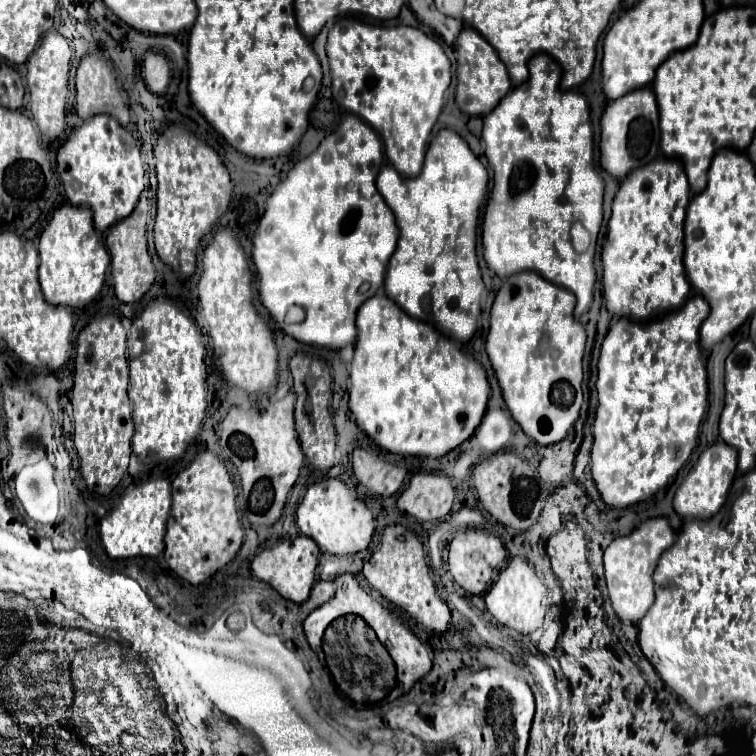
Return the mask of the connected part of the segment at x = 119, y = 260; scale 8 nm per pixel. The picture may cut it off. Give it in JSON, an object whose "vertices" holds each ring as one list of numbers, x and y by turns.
{"vertices":[[142,198,138,202,138,208,126,218,114,224,106,234,106,248,112,256,112,276,114,276,114,292,120,302,136,302,140,300,148,288,152,286,156,278,156,268,148,254,148,242,146,242,146,222,150,216,150,202]]}

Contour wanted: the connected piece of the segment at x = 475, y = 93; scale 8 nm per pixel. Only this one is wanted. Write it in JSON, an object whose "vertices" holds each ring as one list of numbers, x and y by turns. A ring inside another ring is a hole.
{"vertices":[[466,26,456,40,456,62,458,62,458,86,456,104,470,116,486,116,512,88,506,66,498,58,496,50,484,40,480,32]]}

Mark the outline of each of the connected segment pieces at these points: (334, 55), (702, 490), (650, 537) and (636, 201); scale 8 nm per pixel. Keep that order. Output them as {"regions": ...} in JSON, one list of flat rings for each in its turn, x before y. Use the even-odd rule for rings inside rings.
{"regions":[[[338,18,328,32,326,54,332,74,332,96,346,110,362,116,384,142,388,160,408,178,420,174,432,128,444,106,444,92,450,86,450,60,442,46,412,26,368,26,350,18]],[[714,442,710,444,698,458,696,466,690,470,690,474,684,478,680,488,674,496,674,510,682,518,710,518,714,516,726,502,728,490,732,486,732,480,738,470,738,452,736,448,730,448,726,442]],[[648,518,628,536,612,540,604,552,604,570,608,594,612,608,622,622,638,624,640,618,648,612,654,602,654,570,660,560,660,554,674,544,674,530,670,528,668,518]],[[656,158,644,168,632,170,622,182,612,204,612,218,608,222,608,234,602,250,602,284,606,308,614,316,626,316,636,320,656,318,658,314,680,308,690,296,690,282,684,270,684,216,690,200,690,184,682,160]]]}

